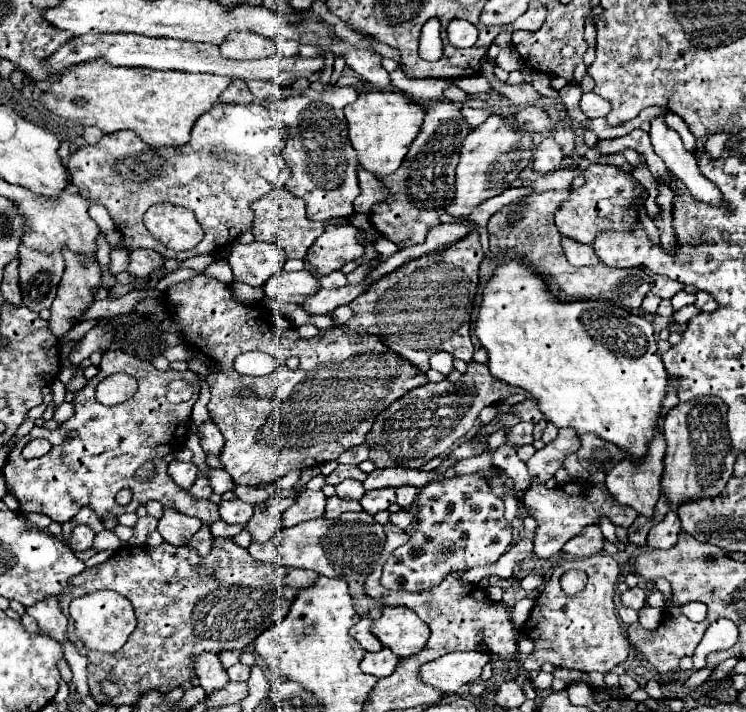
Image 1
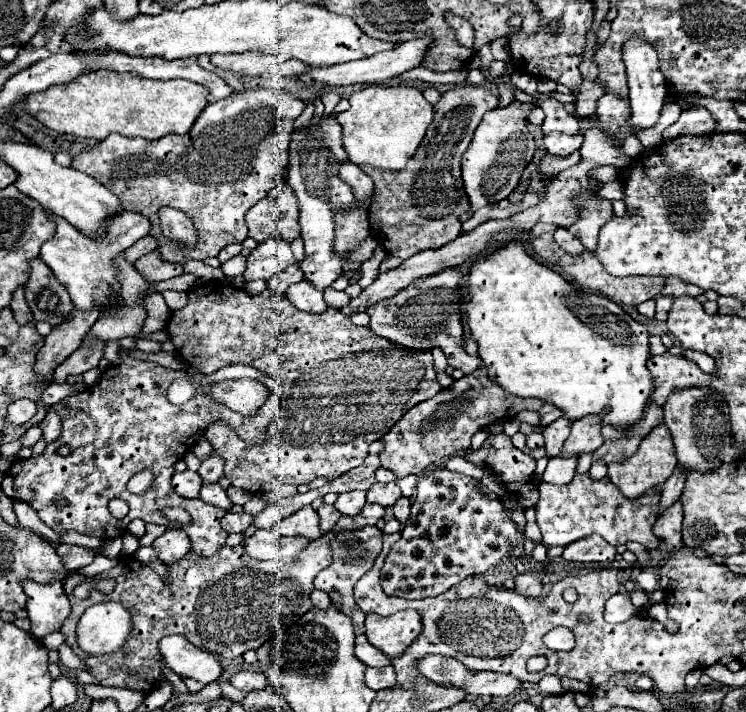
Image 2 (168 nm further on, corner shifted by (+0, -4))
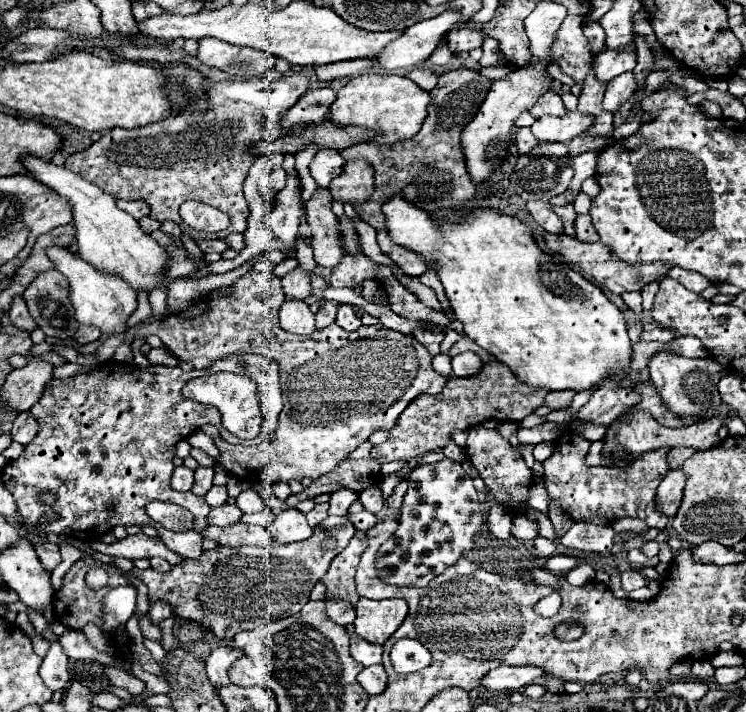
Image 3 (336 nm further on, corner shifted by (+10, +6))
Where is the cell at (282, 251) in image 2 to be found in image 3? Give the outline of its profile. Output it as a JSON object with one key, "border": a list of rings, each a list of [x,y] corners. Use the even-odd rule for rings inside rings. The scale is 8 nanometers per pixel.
{"border":[[[287,178],[285,188],[277,194],[277,204],[267,214],[265,226],[269,226],[275,238],[283,240],[287,248],[295,248],[295,236],[301,218],[301,184],[295,178]]]}

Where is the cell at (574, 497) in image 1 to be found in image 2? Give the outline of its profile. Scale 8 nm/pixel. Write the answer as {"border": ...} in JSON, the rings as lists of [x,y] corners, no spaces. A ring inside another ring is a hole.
{"border":[[[589,472],[575,474],[569,484],[553,486],[547,482],[539,484],[539,502],[537,510],[537,524],[543,532],[543,544],[551,546],[567,546],[579,538],[589,534],[603,536],[609,544],[619,546],[631,540],[641,542],[645,548],[653,550],[659,546],[659,538],[653,534],[653,524],[659,516],[659,492],[661,488],[653,488],[645,492],[637,500],[627,500],[611,480],[593,480]]]}

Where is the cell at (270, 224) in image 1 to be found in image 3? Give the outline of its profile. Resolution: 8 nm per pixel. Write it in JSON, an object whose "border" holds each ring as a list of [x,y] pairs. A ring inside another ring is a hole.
{"border":[[[275,168],[275,170],[271,170],[271,188],[275,188],[275,192],[279,192],[279,190],[283,190],[283,186],[285,186],[285,182],[287,182],[287,172],[283,170],[283,168]]]}

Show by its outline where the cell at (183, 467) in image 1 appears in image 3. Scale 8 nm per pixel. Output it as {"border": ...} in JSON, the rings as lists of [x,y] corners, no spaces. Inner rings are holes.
{"border":[[[177,466],[171,476],[171,486],[179,492],[187,492],[193,486],[193,470],[185,466]]]}

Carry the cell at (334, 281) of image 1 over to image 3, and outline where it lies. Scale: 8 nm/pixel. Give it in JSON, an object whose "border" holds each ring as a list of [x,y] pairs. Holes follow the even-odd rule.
{"border":[[[319,300],[319,310],[315,314],[317,318],[317,328],[325,328],[331,322],[335,322],[335,314],[337,314],[337,302],[333,300]]]}

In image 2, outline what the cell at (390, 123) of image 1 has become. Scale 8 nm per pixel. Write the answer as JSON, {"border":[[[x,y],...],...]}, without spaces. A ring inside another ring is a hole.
{"border":[[[365,86],[355,92],[349,102],[351,108],[337,114],[349,160],[357,166],[375,166],[383,170],[405,168],[433,120],[433,106],[423,98],[421,90],[411,86]]]}

